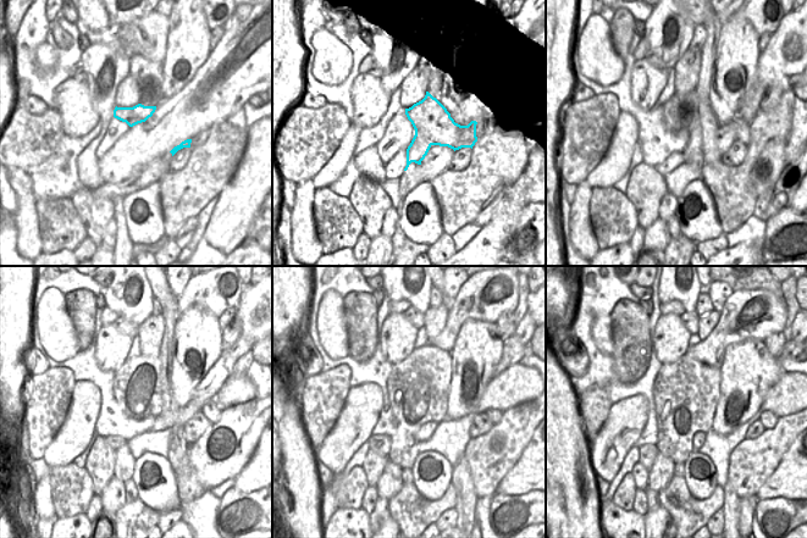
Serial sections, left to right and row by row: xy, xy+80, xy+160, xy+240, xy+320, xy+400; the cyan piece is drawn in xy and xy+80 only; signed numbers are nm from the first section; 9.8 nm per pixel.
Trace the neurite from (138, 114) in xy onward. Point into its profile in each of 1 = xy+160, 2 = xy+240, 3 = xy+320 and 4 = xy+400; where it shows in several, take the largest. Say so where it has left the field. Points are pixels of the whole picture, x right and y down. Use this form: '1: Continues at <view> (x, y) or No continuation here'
1: Continues at xy+160 (692, 154)
2: Continues at xy+240 (211, 412)
3: Continues at xy+320 (493, 415)
4: Continues at xy+400 (768, 419).

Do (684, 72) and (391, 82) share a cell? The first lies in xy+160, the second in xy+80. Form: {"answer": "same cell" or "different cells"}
{"answer": "different cells"}

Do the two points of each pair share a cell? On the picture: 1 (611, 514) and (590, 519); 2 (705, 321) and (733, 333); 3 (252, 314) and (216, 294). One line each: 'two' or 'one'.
1: two
2: two
3: two

